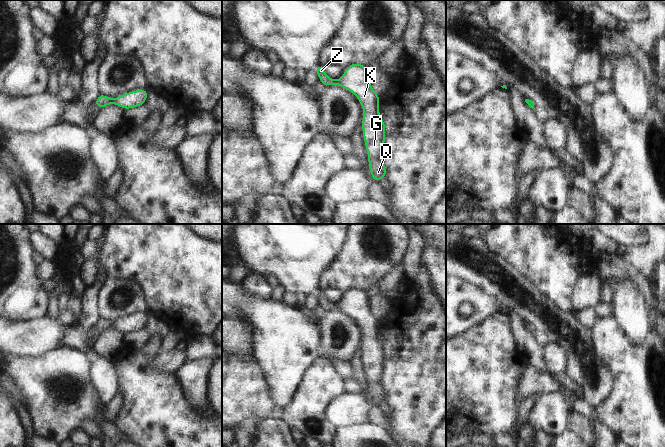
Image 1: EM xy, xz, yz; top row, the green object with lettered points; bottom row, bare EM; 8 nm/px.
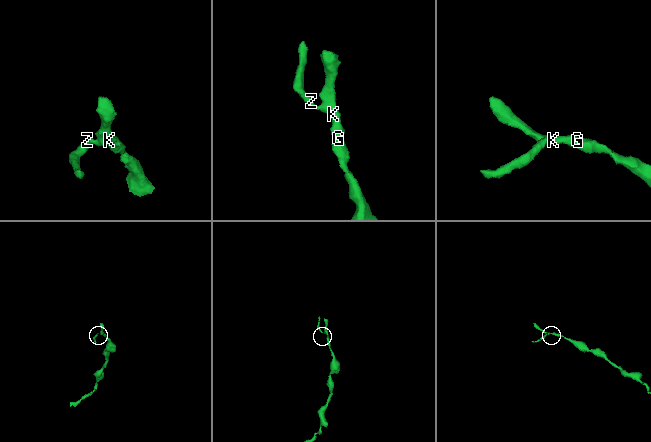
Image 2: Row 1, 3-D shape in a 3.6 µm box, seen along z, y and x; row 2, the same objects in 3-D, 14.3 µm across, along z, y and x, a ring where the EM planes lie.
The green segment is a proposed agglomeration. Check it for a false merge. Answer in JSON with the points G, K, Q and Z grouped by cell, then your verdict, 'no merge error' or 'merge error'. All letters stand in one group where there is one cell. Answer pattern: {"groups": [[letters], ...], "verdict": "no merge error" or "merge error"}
{"groups": [["G", "K", "Q", "Z"]], "verdict": "no merge error"}

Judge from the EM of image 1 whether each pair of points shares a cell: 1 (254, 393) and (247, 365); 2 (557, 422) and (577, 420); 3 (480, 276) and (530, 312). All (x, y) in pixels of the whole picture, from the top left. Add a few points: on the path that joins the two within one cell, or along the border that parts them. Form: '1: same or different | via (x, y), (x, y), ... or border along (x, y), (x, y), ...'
1: same | via (247, 386), (247, 372)
2: different | border along (574, 412), (570, 418), (568, 429)
3: same | via (492, 277), (518, 300)

